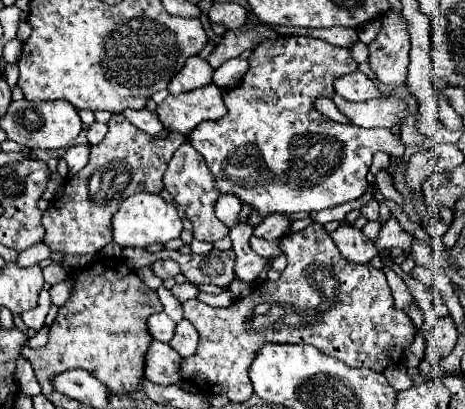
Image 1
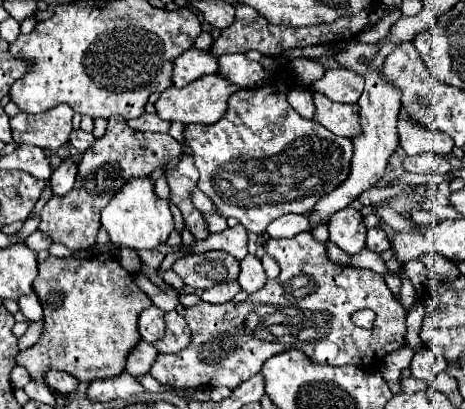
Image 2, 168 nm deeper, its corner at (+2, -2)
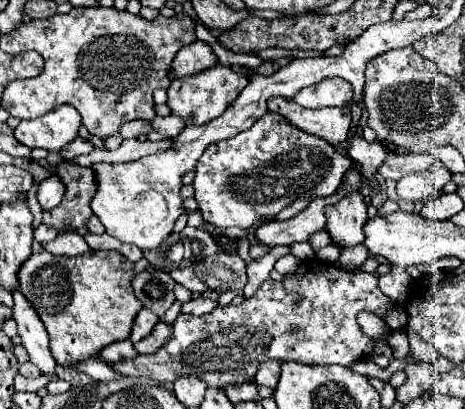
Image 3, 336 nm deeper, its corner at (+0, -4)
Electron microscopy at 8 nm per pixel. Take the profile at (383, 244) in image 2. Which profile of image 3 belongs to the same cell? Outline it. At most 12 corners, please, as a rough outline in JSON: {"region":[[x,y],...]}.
{"region":[[364,245],[346,247],[336,265],[354,271],[370,253]]}

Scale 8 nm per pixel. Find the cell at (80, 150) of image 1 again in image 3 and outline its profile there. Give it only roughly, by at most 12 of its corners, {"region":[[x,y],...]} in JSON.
{"region":[[56,175],[40,183],[36,197],[44,211],[64,197],[64,185]]}

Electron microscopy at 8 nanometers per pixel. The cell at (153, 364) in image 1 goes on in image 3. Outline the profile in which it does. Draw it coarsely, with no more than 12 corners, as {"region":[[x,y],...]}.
{"region":[[128,339],[112,343],[100,351],[106,363],[132,359],[134,351]]}

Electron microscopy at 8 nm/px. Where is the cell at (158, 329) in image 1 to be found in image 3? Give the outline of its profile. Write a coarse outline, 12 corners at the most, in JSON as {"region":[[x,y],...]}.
{"region":[[142,309],[132,325],[130,341],[144,339],[158,317],[150,309]]}

